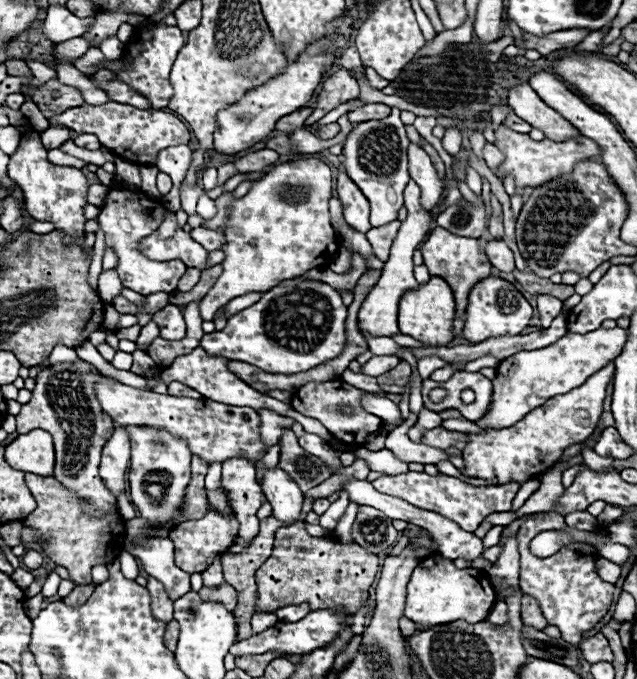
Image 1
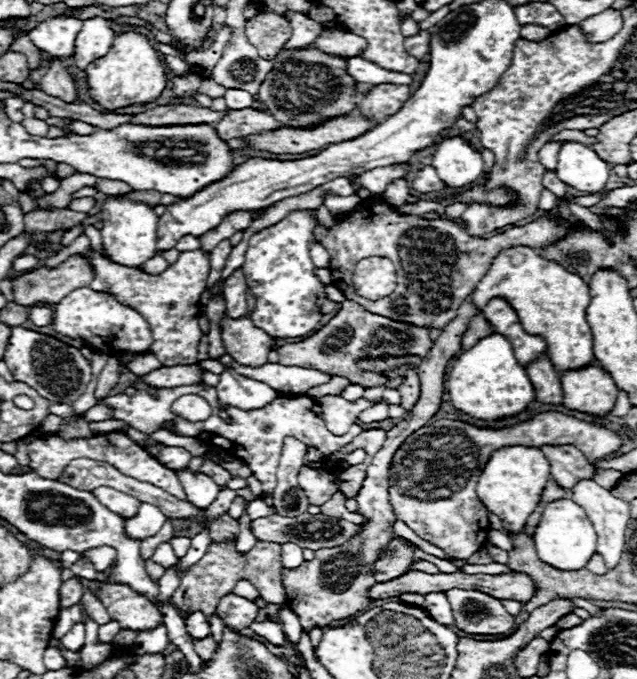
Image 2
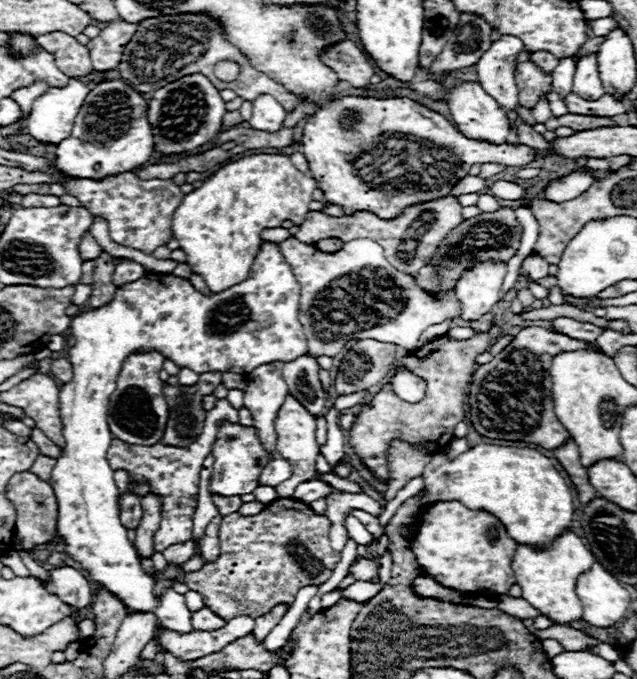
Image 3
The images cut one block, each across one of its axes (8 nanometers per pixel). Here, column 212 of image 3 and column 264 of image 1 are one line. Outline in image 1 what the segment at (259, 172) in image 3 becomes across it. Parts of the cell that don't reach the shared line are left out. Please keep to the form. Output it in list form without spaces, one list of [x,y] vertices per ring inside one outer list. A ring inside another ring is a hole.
[[[292,160],[284,164],[276,164],[270,172],[266,172],[262,178],[252,182],[252,188],[242,198],[232,198],[230,194],[224,194],[216,200],[218,214],[212,220],[206,220],[206,226],[226,228],[226,244],[222,252],[226,258],[222,260],[222,274],[216,280],[216,284],[208,290],[208,294],[202,298],[200,304],[200,316],[204,320],[212,320],[216,310],[226,306],[232,298],[244,296],[248,292],[266,292],[268,288],[274,288],[278,282],[302,276],[304,272],[320,266],[318,258],[330,250],[336,252],[336,232],[330,222],[328,214],[328,200],[332,198],[332,176],[330,168],[318,160]]]

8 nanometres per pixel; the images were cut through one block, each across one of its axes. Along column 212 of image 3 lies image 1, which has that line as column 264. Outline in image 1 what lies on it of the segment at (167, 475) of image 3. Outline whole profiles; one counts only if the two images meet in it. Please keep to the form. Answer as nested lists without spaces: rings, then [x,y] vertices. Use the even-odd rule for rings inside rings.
[[[262,408],[258,414],[264,418],[264,422],[262,422],[262,426],[260,426],[260,434],[262,434],[262,438],[264,438],[266,448],[278,444],[280,438],[282,438],[282,434],[284,434],[284,430],[288,430],[288,428],[294,424],[292,418],[282,416],[282,414],[276,414],[276,412],[266,410],[266,408]]]

